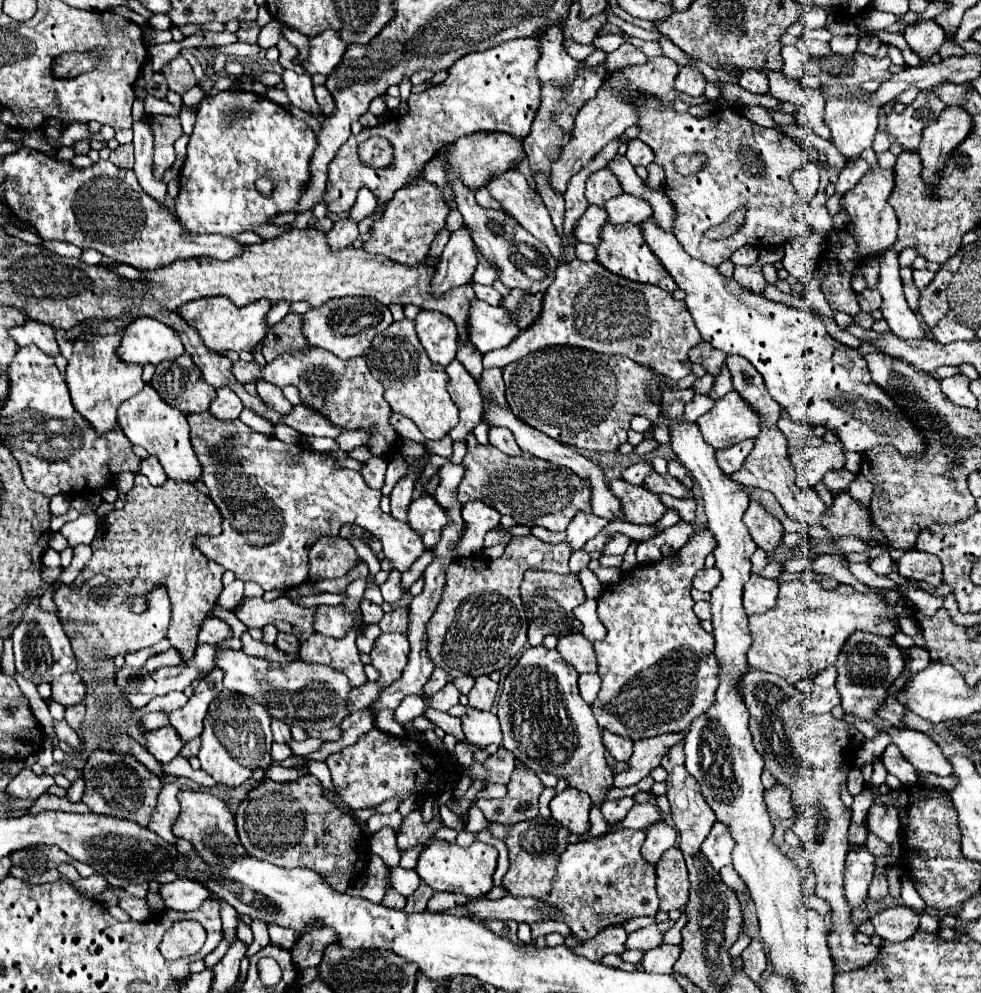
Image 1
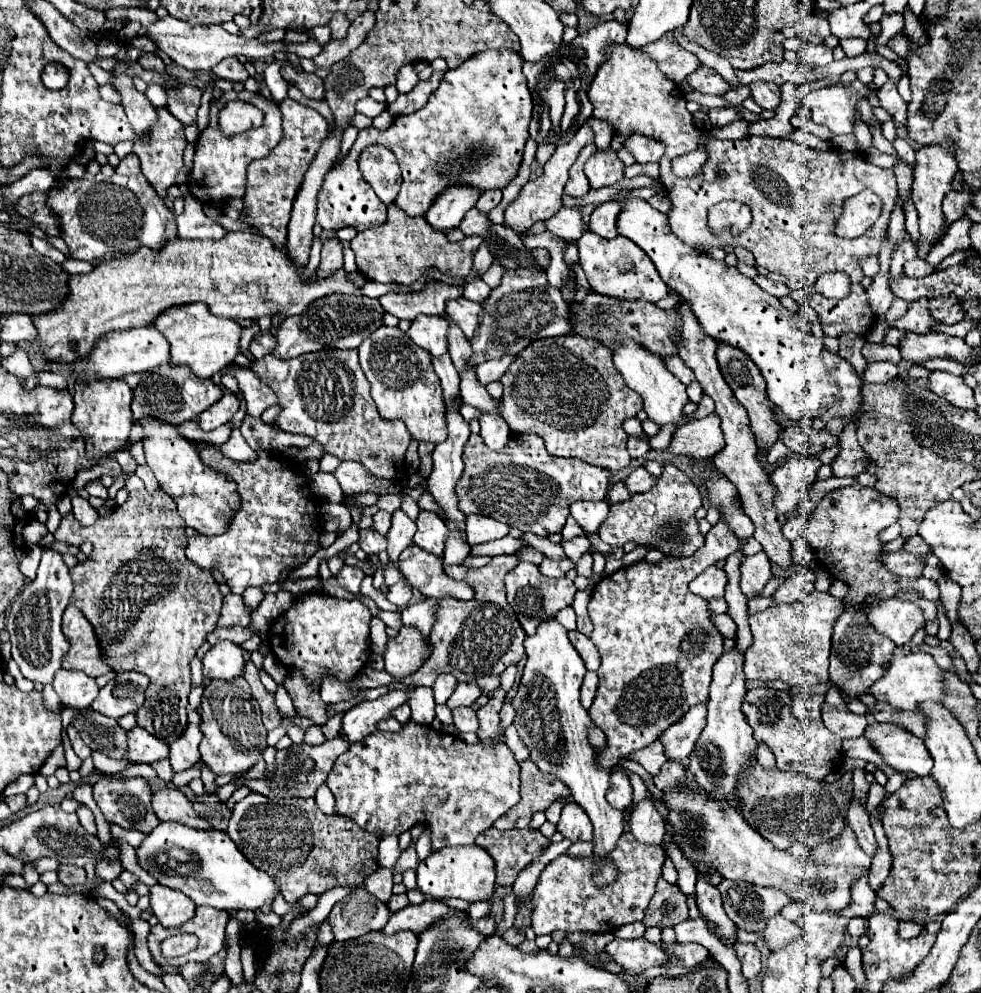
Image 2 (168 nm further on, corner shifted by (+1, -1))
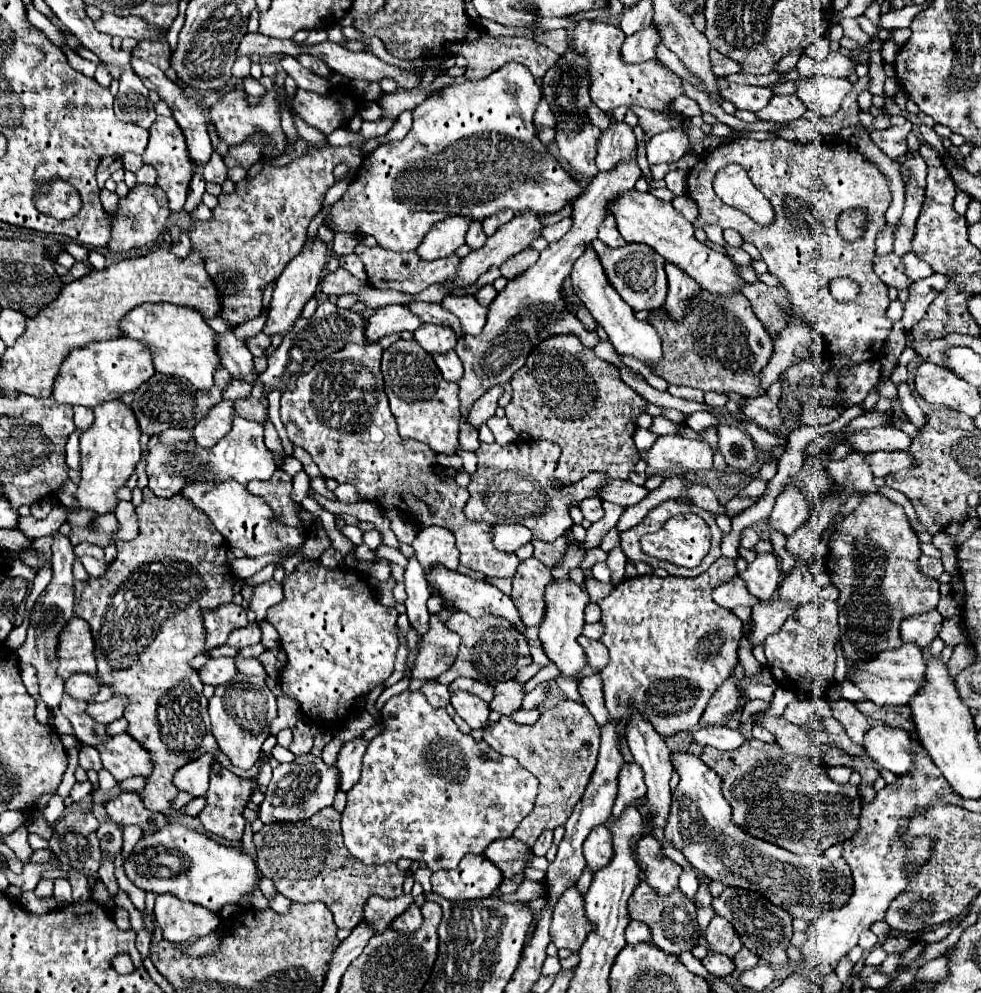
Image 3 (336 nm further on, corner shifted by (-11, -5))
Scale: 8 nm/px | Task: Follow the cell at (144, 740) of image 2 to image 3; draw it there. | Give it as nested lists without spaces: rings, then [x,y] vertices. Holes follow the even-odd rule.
[[[119,733],[111,741],[97,745],[97,751],[101,755],[103,767],[117,781],[123,781],[135,775],[147,775],[147,771],[151,771],[149,769],[151,757],[127,733]]]

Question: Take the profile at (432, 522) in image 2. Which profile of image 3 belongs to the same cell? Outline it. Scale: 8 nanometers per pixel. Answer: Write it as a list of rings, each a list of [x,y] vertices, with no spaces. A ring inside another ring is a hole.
[[[441,527],[423,529],[413,541],[413,549],[417,561],[425,571],[437,565],[443,565],[451,571],[457,571],[459,567],[459,551],[455,547],[455,537],[447,529]]]

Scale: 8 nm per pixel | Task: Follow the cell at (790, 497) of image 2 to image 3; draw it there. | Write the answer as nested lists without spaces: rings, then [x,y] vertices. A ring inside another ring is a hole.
[[[787,487],[779,497],[777,503],[767,519],[769,527],[779,531],[785,537],[791,537],[807,519],[807,499],[795,491],[795,487]]]

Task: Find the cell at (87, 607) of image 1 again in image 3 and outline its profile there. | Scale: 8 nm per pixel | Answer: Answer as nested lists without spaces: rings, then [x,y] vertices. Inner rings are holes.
[[[71,617],[63,627],[63,631],[59,633],[57,677],[61,677],[63,681],[71,673],[87,673],[95,677],[97,667],[95,667],[93,651],[95,651],[95,645],[93,645],[89,625],[79,617]]]

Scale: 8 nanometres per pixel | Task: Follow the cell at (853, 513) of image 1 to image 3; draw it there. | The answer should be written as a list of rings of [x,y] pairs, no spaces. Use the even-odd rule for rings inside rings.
[[[881,493],[867,495],[863,503],[841,521],[841,525],[831,533],[831,551],[827,557],[831,563],[827,565],[831,581],[841,591],[837,605],[843,655],[847,663],[859,663],[859,659],[871,659],[871,655],[877,655],[883,649],[901,647],[903,645],[899,637],[901,621],[911,617],[913,613],[925,613],[937,607],[939,581],[925,577],[917,567],[917,561],[921,557],[917,533],[911,529],[911,523],[903,507],[895,505]]]

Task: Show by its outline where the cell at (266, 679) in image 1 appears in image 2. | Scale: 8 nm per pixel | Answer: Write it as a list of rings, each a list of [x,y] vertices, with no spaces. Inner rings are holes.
[[[219,641],[215,643],[207,655],[203,665],[205,679],[223,679],[233,681],[243,675],[243,649],[231,641]]]

